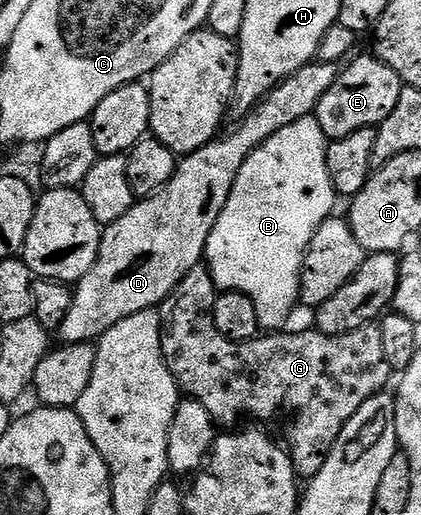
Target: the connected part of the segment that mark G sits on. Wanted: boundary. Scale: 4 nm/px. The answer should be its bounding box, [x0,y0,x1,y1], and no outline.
[157,263,392,478]

